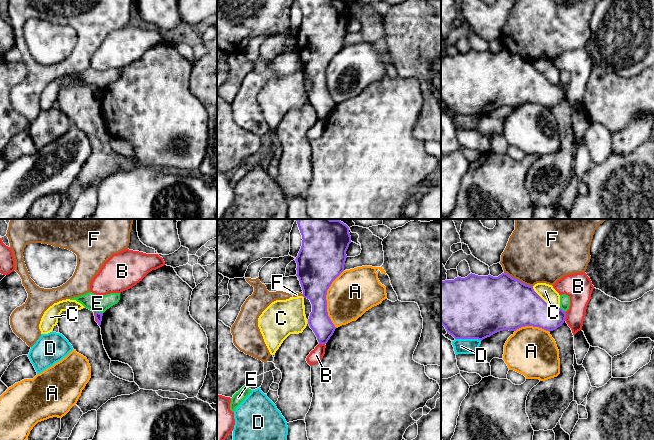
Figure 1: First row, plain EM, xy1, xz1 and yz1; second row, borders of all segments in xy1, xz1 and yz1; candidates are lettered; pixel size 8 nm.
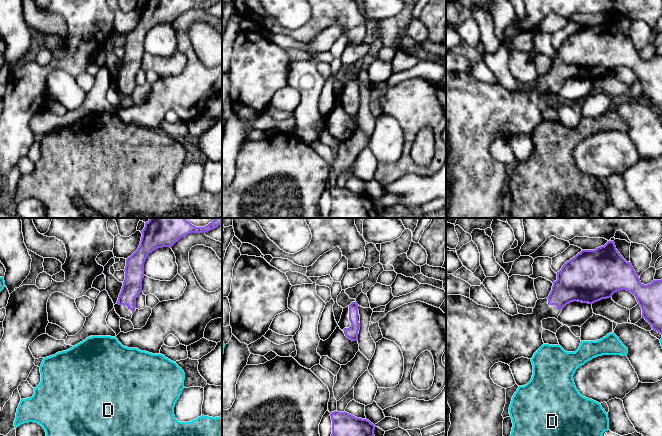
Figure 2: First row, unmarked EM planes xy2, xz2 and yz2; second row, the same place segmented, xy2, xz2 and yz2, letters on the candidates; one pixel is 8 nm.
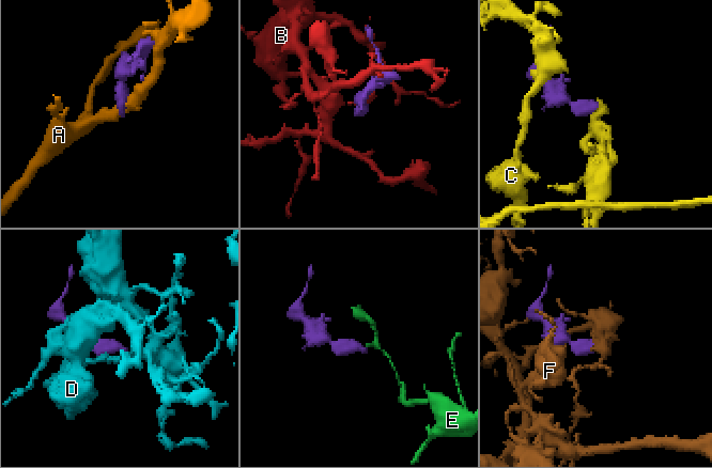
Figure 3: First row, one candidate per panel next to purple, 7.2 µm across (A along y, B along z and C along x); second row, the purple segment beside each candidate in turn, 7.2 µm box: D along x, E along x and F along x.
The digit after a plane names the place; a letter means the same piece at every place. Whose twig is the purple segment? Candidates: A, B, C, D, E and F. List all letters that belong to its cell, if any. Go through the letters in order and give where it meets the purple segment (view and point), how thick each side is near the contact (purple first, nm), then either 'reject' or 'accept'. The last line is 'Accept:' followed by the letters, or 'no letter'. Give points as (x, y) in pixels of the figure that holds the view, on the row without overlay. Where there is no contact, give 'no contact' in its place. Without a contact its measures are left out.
A: xz1 (325, 75) | 320/360 nm | reject
B: yz1 (565, 92) | 220/200 nm | reject
C: yz1 (544, 77) | 380/120 nm | reject
D: yz1 (468, 114) | 500/130 nm | reject
E: xy1 (98, 88) | 60/140 nm | reject
F: yz1 (517, 55) | 440/460 nm | reject
Accept: no letter

